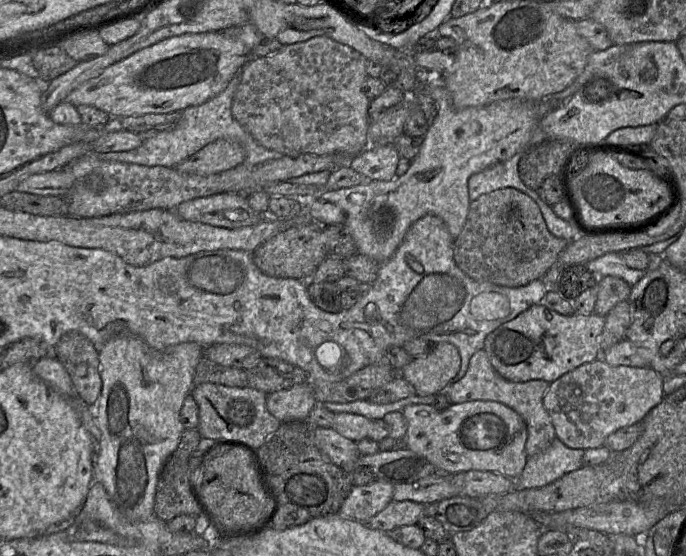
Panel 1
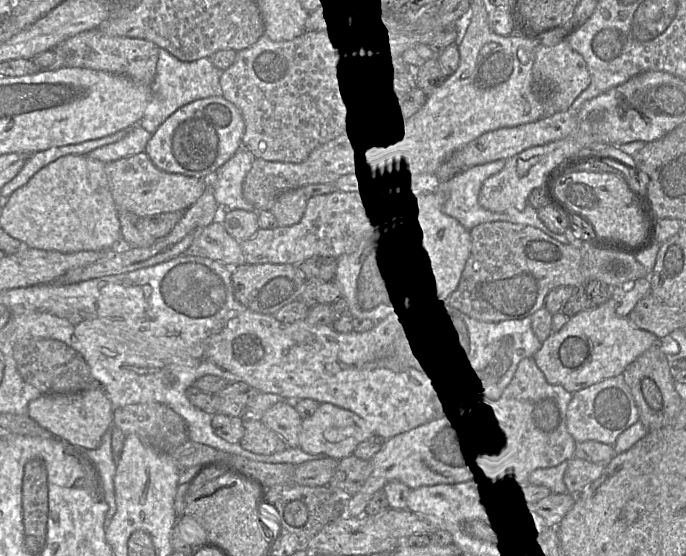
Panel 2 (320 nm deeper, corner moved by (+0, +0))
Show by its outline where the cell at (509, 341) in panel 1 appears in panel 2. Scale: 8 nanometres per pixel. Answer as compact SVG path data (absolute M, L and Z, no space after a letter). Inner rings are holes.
M610 298L595 308L584 310L568 318L560 331L551 333L542 342L541 348L535 353L533 359L548 383L560 385L573 394L605 379L621 376L629 364L649 348L659 344L659 341L660 339L651 332L634 326L628 317L618 316Z

